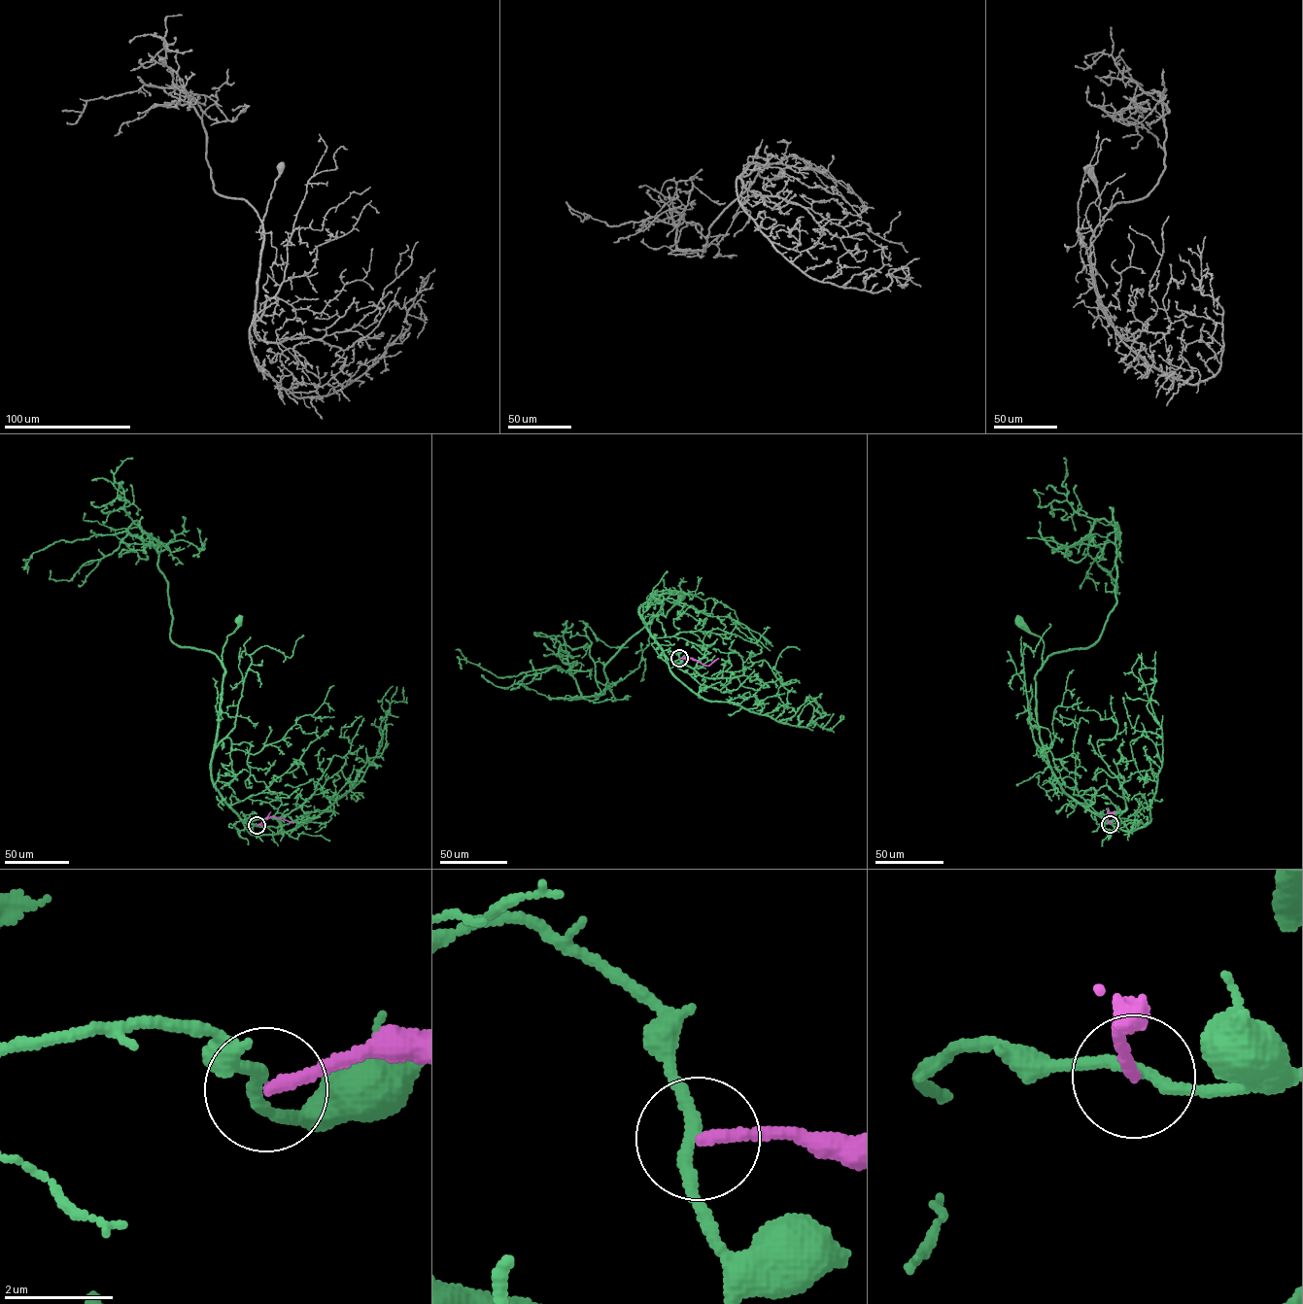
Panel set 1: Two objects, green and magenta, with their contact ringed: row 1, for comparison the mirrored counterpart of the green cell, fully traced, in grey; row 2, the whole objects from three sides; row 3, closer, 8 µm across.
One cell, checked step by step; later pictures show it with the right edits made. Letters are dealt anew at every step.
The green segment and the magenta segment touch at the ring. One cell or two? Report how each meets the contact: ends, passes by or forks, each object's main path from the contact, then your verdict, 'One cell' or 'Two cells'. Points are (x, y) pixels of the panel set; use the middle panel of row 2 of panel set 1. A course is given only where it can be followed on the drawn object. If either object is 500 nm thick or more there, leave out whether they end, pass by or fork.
At the ring green passes by. At the ring magenta ends. Course of green: (679, 658), (677, 668), (638, 613), (640, 607), (653, 599), (662, 602), (660, 611), (665, 616), (682, 595). Course of magenta: (679, 658), (690, 658), (707, 666), (718, 658). Two cells

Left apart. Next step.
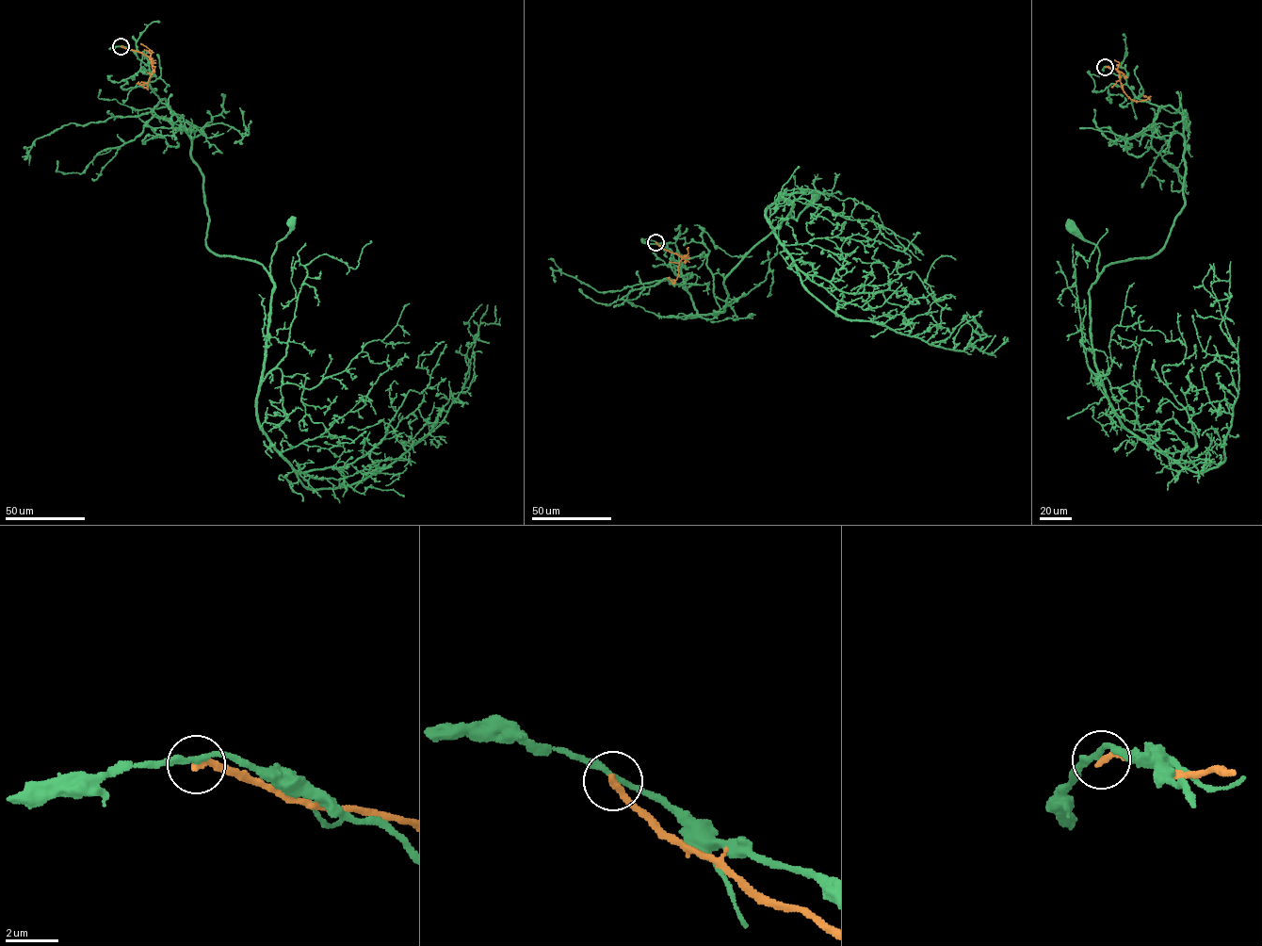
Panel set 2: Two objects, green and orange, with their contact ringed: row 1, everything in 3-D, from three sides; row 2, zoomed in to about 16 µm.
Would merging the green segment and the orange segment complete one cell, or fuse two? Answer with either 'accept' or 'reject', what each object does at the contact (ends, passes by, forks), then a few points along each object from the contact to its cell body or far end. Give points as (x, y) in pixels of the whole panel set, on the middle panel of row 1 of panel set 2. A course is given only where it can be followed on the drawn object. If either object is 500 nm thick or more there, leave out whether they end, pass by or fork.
reject; green passes by; orange ends there; green runs (655, 242), (682, 262), (696, 312), (715, 314), (724, 310), (731, 272), (816, 194); orange runs (655, 242), (686, 257), (679, 262), (677, 278), (671, 282), (670, 277)

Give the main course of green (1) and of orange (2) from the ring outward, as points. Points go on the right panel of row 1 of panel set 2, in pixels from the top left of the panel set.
1: (1105, 67), (1141, 100), (1182, 115), (1185, 204), (1162, 249), (1112, 262), (1098, 275), (1097, 247), (1070, 225)
2: (1106, 67), (1119, 72), (1123, 90), (1127, 96), (1136, 101), (1149, 98), (1143, 94)

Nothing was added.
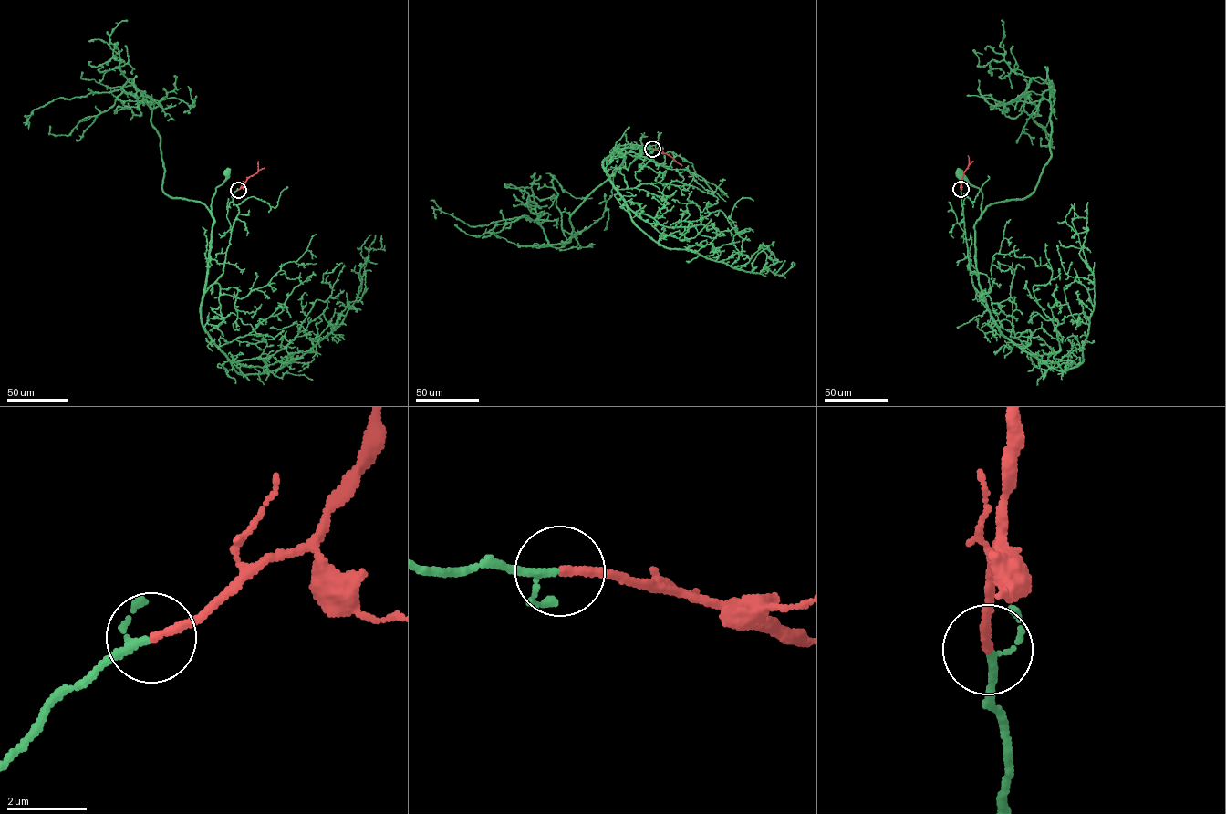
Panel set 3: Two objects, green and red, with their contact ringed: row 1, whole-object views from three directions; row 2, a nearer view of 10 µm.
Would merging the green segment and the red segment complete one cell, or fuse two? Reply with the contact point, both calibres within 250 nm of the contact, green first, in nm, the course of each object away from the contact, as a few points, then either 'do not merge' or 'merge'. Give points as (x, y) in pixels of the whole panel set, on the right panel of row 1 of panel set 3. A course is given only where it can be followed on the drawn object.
place (961, 189); calibres 140 and 200 nm; course green (961, 190), (968, 268), (969, 266), (969, 269), (977, 273), (974, 224), (981, 213), (982, 193), (959, 173); course red (961, 190), (963, 173), (969, 164), (968, 155); merge

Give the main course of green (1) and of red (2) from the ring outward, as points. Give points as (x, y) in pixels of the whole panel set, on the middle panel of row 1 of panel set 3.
1: (652, 149), (618, 144), (613, 151), (624, 156), (622, 164), (627, 169), (643, 149)
2: (652, 149), (676, 161)

